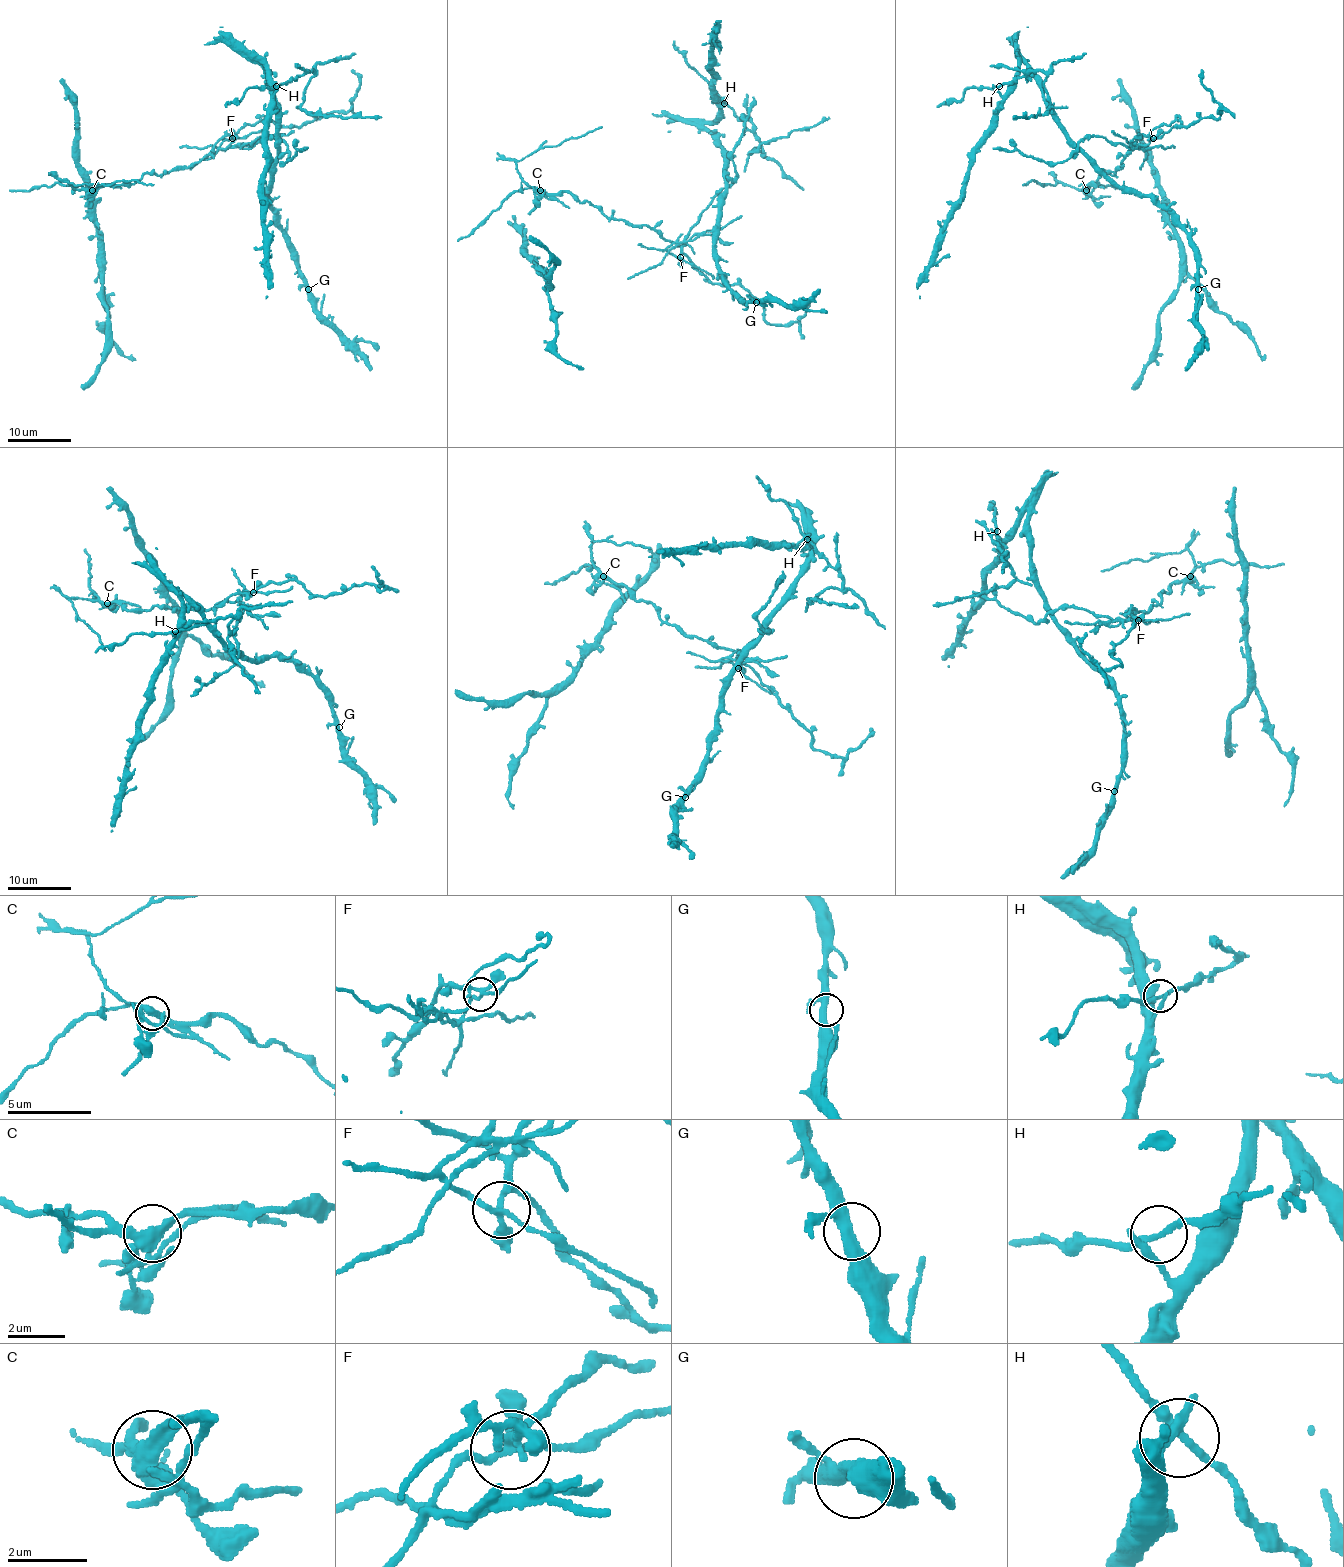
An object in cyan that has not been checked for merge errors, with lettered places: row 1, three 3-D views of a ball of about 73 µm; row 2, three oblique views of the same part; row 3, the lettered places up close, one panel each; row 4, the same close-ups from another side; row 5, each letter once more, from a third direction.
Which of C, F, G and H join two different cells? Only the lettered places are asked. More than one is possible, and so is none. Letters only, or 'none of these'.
C, F

